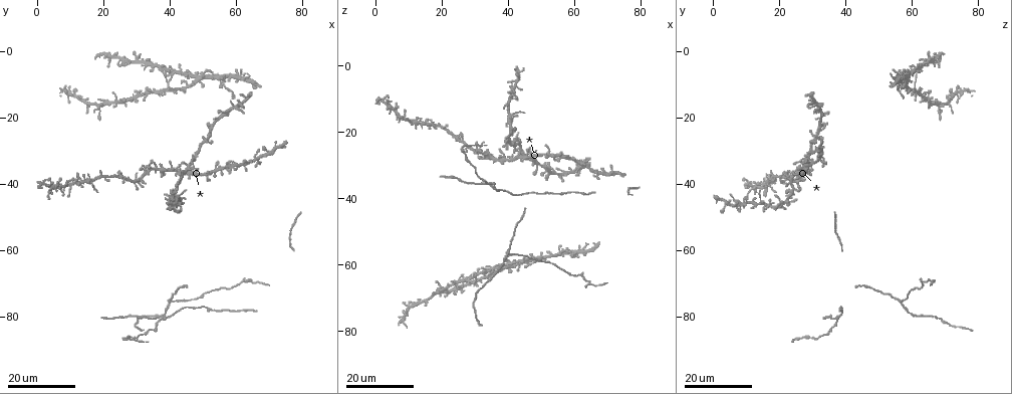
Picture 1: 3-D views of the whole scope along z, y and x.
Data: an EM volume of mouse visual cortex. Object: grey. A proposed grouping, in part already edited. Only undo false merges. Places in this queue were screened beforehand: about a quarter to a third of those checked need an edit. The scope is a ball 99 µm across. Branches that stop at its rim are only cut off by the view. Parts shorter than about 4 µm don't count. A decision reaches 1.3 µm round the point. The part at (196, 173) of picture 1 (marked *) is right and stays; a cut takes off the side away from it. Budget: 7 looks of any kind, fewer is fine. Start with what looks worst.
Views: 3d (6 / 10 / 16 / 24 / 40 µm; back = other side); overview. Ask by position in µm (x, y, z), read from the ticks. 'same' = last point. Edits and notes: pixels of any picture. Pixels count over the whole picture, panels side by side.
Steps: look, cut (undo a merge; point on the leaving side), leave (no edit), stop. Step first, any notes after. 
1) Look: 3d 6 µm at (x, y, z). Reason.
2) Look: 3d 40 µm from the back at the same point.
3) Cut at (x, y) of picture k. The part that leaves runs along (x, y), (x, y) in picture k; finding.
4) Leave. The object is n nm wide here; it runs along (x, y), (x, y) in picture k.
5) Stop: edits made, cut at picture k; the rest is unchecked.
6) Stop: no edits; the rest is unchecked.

Look: 3d 24 µm at (40.5, 75.0, 56.5). Three arms meet.

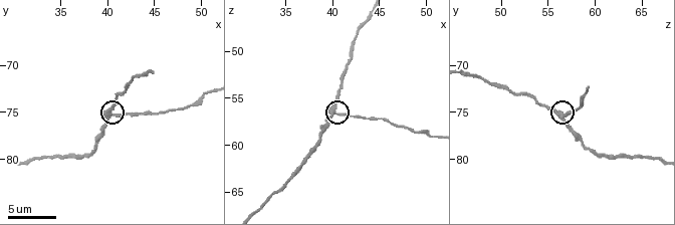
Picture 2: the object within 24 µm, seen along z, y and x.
Look: 3d 6 µm at (39.8, 75.6, 56.4).

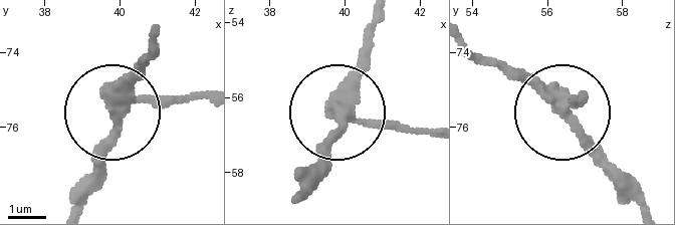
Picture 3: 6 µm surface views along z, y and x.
Cut at (100, 155) of picture 3. The part that leaves runs along (118, 113), (104, 176), (85, 205) in picture 3; two cells meet here.

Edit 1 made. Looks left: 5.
Look: overview.

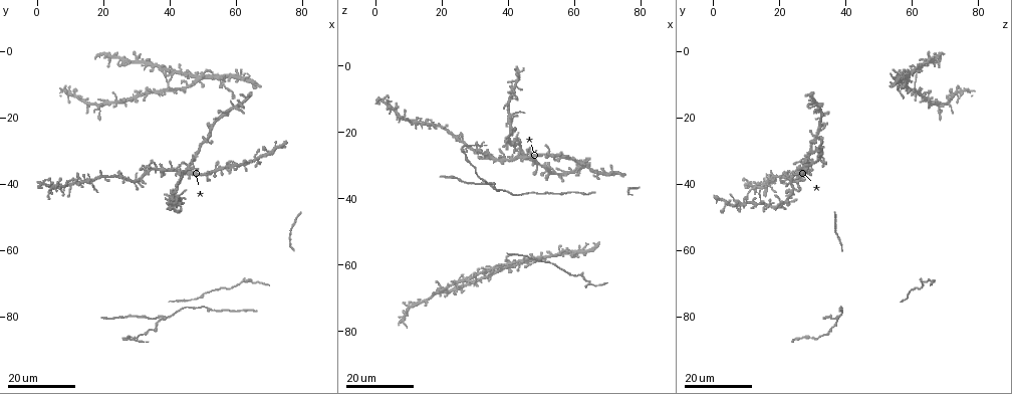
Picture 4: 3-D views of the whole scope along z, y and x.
Look: 3d 16 µm at (15.5, 39.0, 17.0).

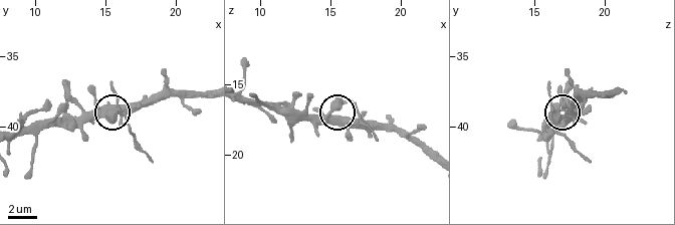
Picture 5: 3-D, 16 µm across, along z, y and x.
Look: 3d 6 µm at (14.8, 39.2, 17.2).

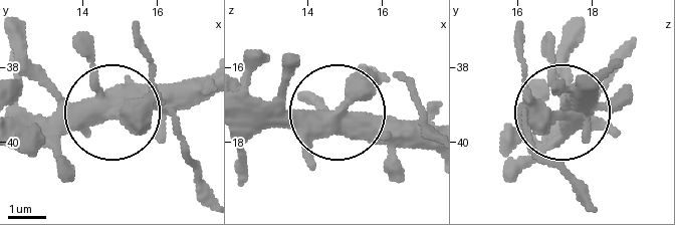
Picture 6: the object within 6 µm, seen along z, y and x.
Leave. The side arm is 7 µm long; it runs along (591, 75), (565, 107), (529, 107), (526, 127) in picture 6; continuous, no second cell.

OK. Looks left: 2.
Look: 3d 16 µm at (62.5, 70.0, 63.0). Branch point.

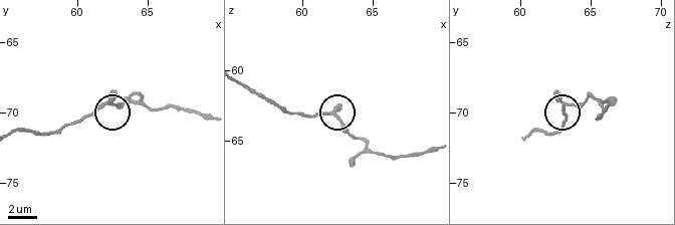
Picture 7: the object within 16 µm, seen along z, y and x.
Look: 3d 6 µm at (62.2, 69.2, 63.2). Closer look.

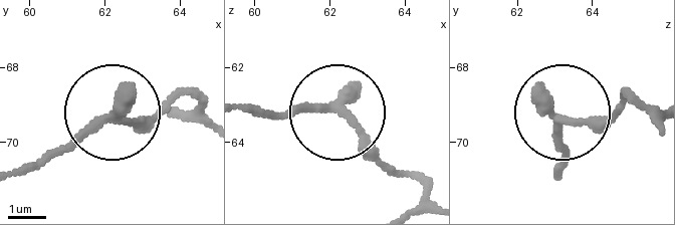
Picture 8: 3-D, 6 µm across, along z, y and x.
Leave. 3 arms meet here; continuous, no second cell.

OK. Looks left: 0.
Stop: edits made, cut at picture 3; the rest is unchecked.

